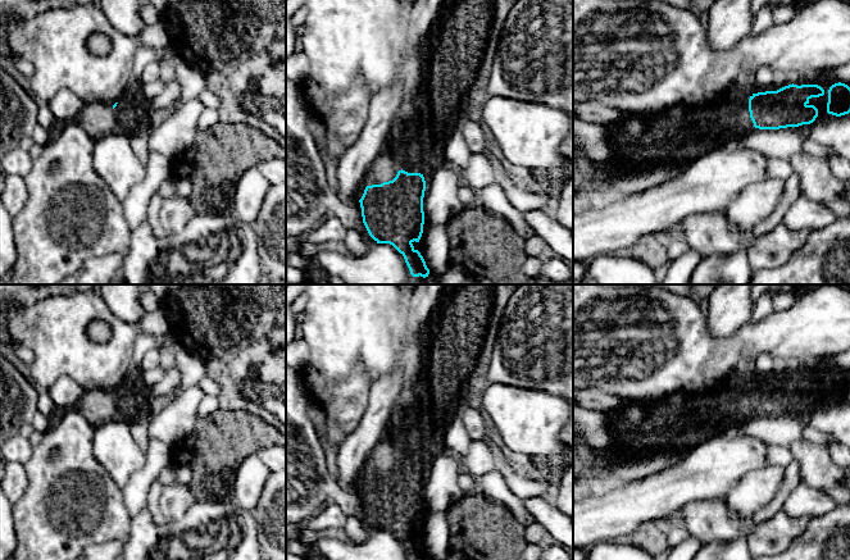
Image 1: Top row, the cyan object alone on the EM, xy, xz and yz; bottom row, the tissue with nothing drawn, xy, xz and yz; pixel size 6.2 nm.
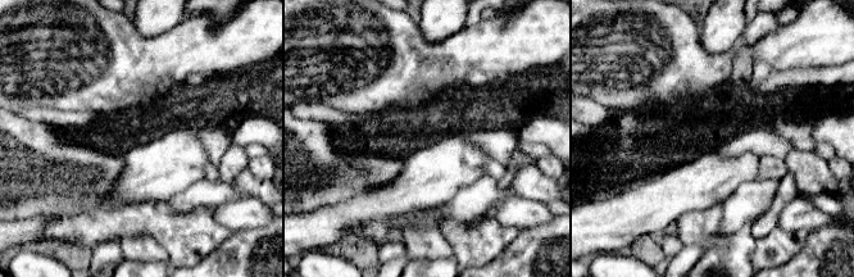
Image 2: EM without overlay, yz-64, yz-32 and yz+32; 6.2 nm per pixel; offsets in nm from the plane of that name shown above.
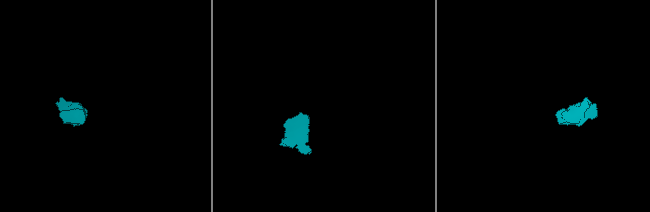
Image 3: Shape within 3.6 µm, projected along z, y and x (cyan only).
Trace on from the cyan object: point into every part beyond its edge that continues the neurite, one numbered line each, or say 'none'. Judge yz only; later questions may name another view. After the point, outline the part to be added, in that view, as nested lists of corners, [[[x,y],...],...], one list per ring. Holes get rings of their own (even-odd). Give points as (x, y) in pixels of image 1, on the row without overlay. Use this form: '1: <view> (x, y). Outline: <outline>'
1: yz (681, 422). Outline: [[[744,383],[706,393],[677,392],[660,400],[633,401],[622,411],[610,411],[619,446],[640,457],[656,451],[690,452],[754,415]]]

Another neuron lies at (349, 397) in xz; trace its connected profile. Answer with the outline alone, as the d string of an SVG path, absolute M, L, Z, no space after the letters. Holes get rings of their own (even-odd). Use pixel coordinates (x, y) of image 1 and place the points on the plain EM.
M356 363L345 379L331 384L331 400L326 404L324 411L346 434L358 428L369 402L372 383L363 365Z

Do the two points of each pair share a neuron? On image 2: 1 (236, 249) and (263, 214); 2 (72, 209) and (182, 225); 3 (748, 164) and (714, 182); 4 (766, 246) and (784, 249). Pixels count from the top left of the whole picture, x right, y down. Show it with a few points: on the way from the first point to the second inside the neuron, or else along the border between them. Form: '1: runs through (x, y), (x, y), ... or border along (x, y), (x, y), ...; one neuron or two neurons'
1: border along (269, 222), (263, 226), (234, 231); two neurons
2: border along (89, 208), (55, 218); two neurons
3: runs through (740, 169), (722, 176); one neuron
4: runs through (770, 249), (780, 249); one neuron

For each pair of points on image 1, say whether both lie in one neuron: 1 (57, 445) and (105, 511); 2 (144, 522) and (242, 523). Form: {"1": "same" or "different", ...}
{"1": "same", "2": "same"}

